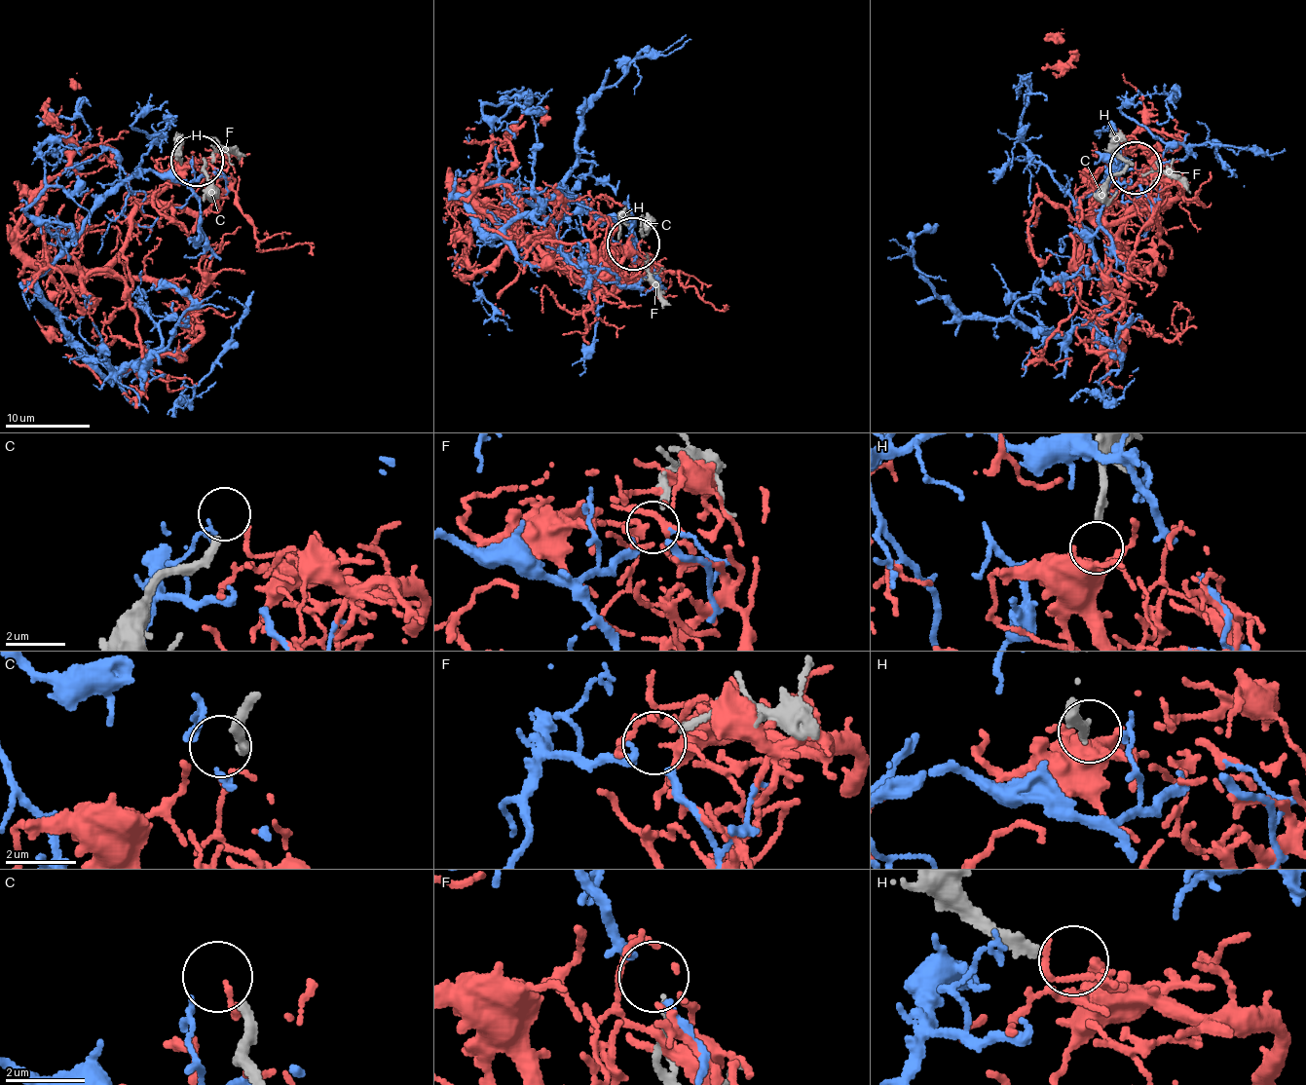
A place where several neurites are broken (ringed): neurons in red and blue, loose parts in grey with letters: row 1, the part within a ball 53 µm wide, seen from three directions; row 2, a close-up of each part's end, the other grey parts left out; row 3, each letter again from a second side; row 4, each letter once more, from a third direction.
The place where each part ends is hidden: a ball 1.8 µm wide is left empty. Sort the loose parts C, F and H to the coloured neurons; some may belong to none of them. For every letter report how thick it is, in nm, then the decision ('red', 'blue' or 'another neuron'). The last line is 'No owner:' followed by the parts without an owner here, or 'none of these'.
C: calibre 260 nm; another neuron
F: calibre 200 nm; blue
H: calibre 260 nm; another neuron
No owner: C, H

